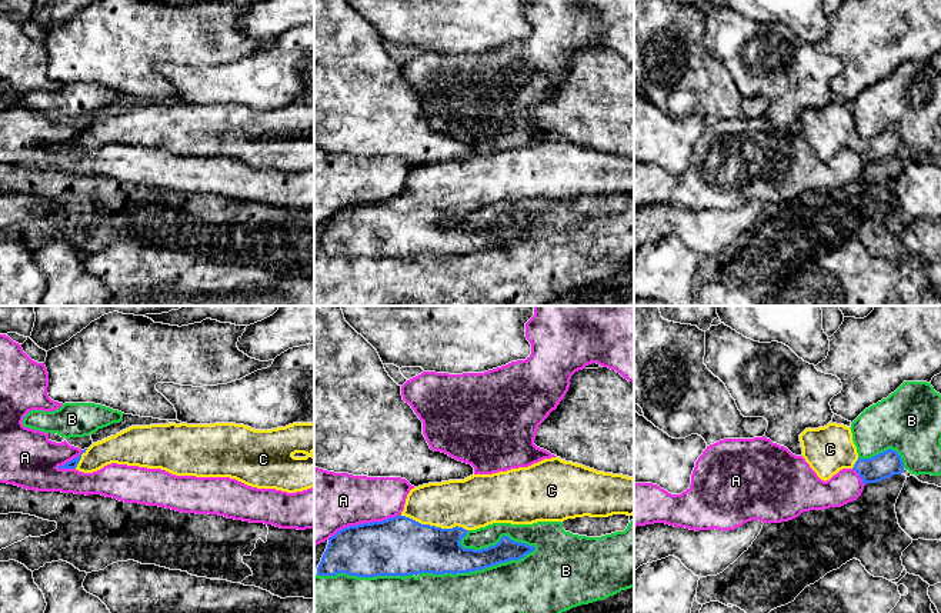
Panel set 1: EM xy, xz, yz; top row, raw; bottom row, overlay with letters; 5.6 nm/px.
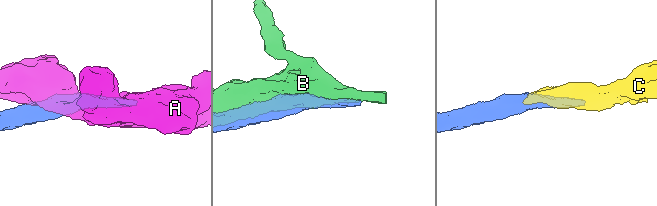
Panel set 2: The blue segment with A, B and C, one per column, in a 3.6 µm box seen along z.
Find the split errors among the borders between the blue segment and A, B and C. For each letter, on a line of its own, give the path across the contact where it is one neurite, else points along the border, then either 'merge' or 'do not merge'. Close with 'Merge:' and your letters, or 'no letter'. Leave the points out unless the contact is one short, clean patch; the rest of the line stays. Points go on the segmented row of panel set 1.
A: do not merge
B: do not merge
C: merge
Merge: C

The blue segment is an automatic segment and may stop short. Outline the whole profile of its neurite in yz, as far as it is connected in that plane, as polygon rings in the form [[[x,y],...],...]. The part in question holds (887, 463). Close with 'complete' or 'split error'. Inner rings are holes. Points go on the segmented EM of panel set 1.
[[[828,423],[818,429],[805,429],[800,434],[802,457],[817,476],[827,482],[842,469],[854,469],[864,484],[877,483],[904,472],[901,456],[885,450],[871,459],[860,459],[851,429]]]; split error

